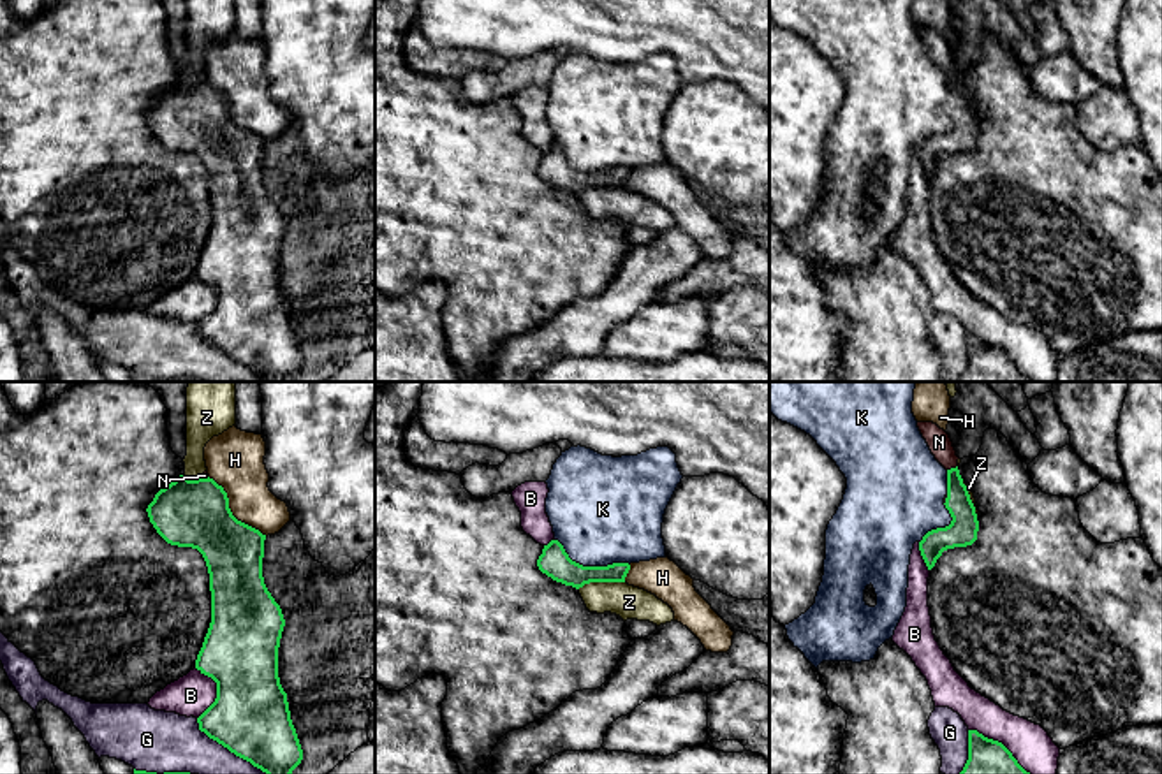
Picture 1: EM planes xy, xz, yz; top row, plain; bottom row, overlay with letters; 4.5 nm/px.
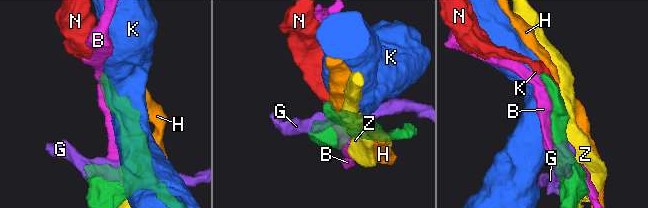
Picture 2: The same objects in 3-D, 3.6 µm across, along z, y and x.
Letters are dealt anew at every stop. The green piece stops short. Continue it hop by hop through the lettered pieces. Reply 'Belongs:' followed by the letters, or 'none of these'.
Belongs: N

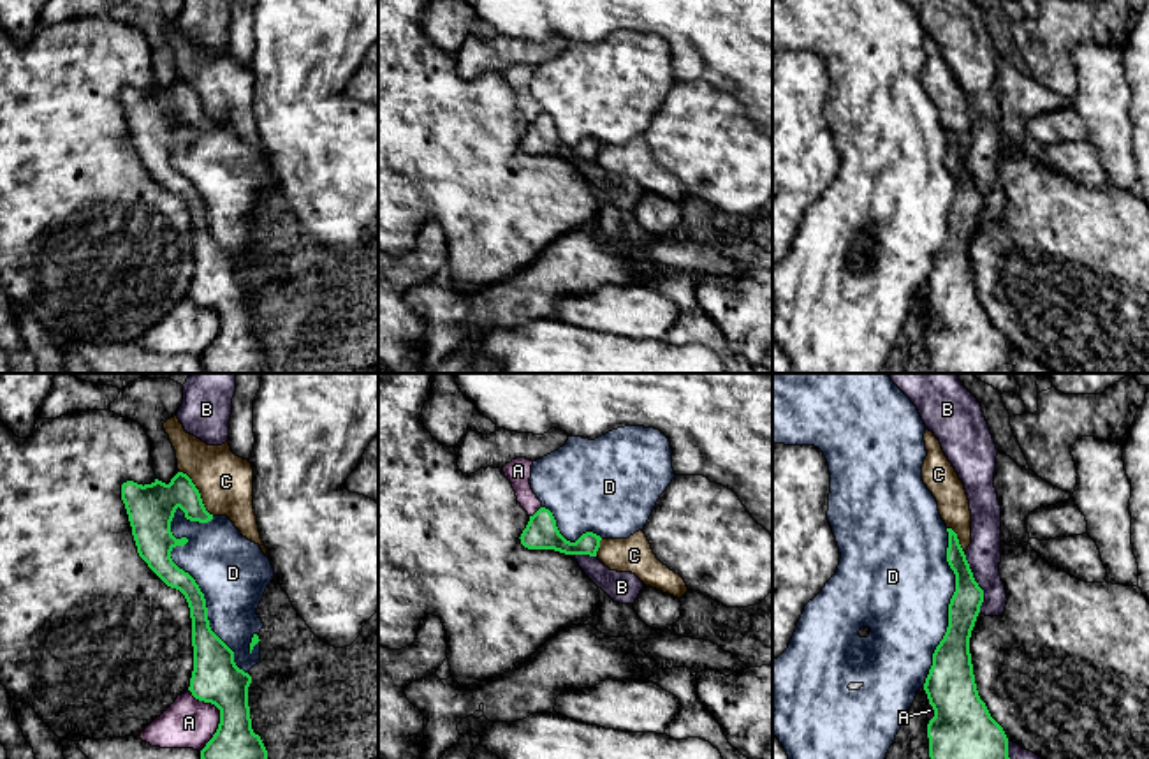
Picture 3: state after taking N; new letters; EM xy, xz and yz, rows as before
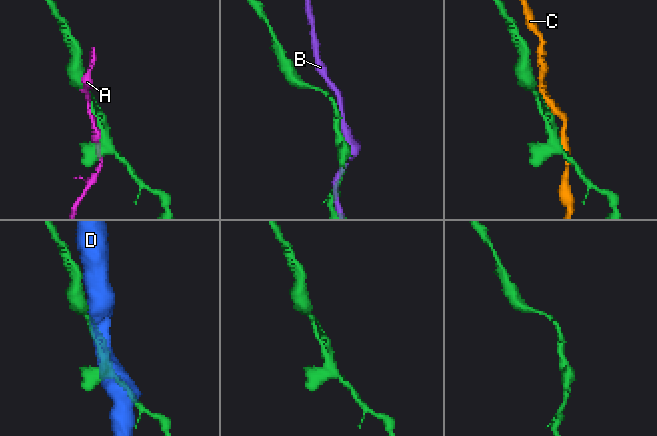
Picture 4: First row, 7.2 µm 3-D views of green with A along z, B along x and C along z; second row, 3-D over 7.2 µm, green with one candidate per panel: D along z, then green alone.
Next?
Belongs: none of these

